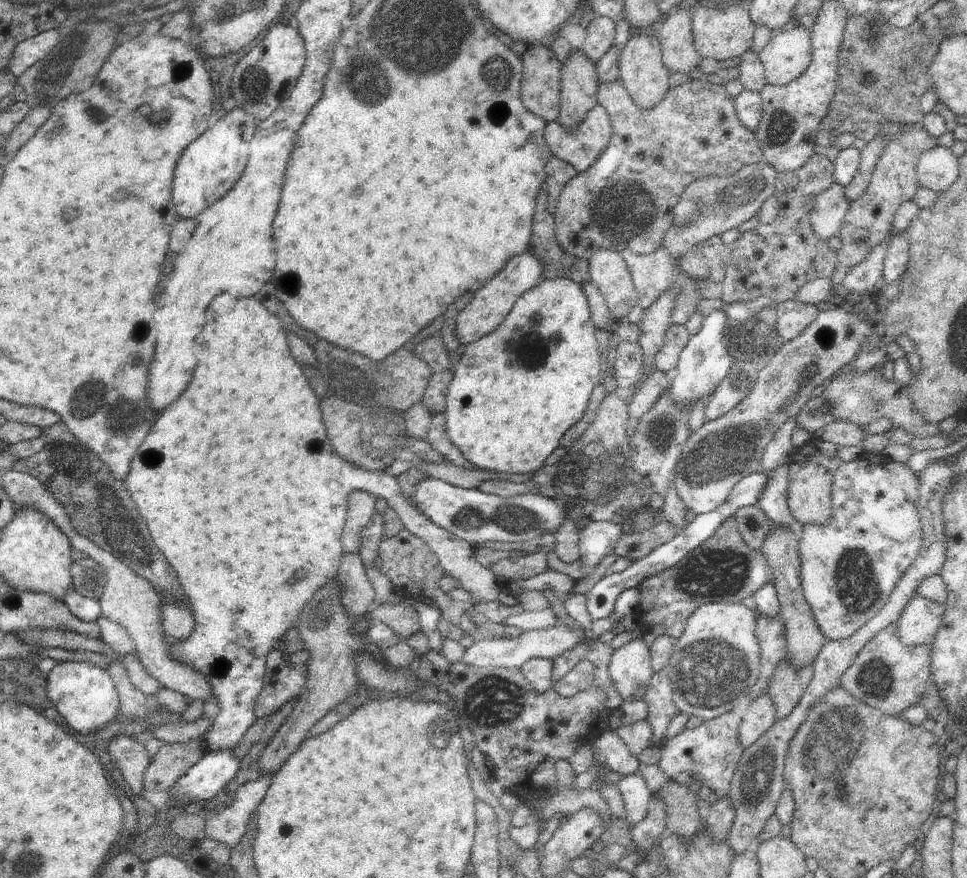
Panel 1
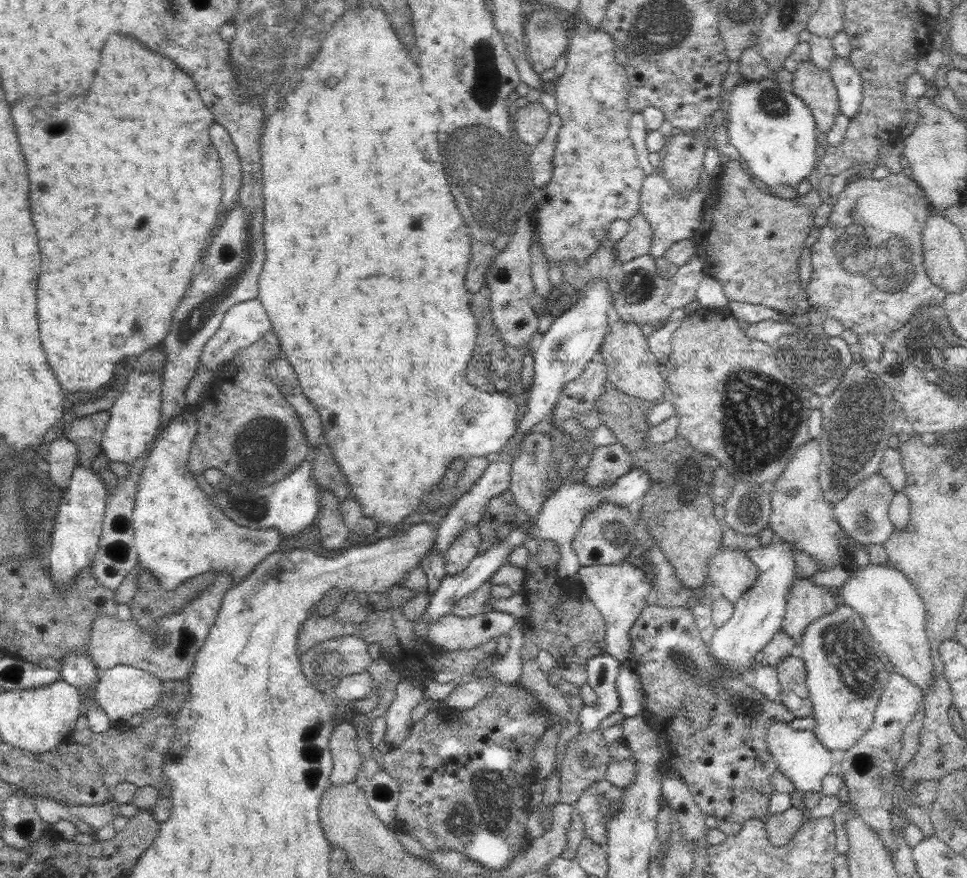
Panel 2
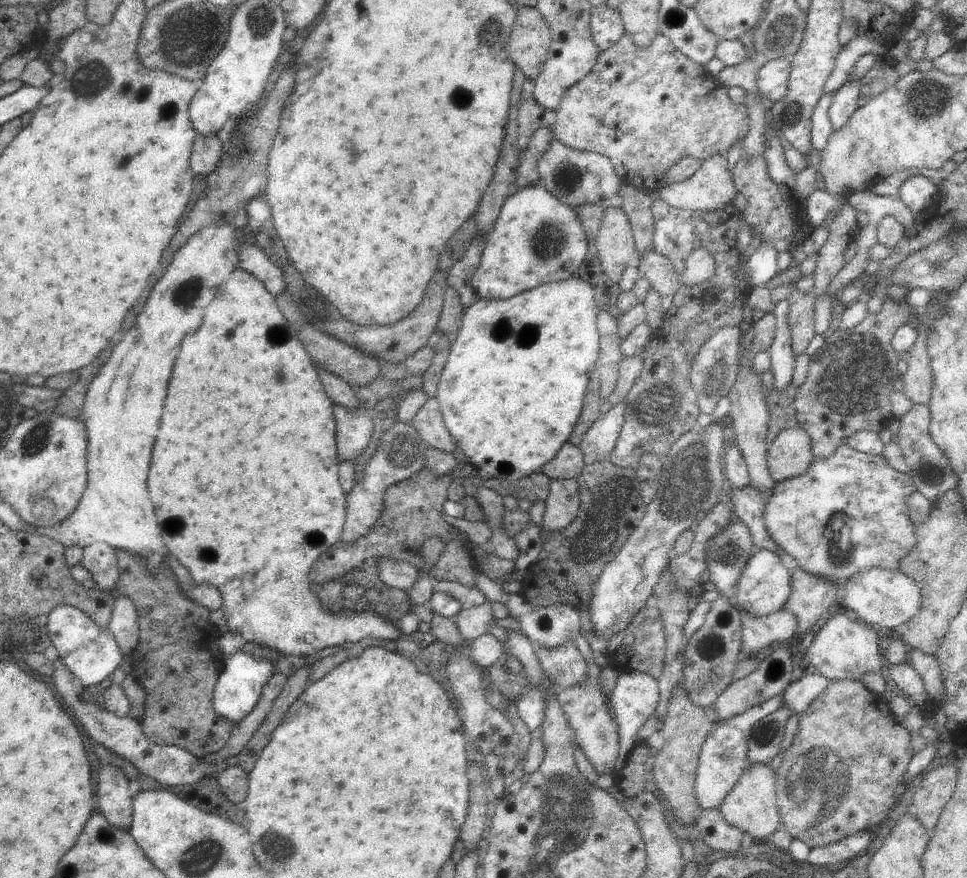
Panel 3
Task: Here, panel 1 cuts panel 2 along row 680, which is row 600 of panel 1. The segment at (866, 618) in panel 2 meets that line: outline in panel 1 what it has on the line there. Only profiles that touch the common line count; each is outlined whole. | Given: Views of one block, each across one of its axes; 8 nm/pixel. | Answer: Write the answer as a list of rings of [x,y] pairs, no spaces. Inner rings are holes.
[[[911,596],[899,616],[897,636],[903,646],[931,646],[945,606],[923,596]]]

